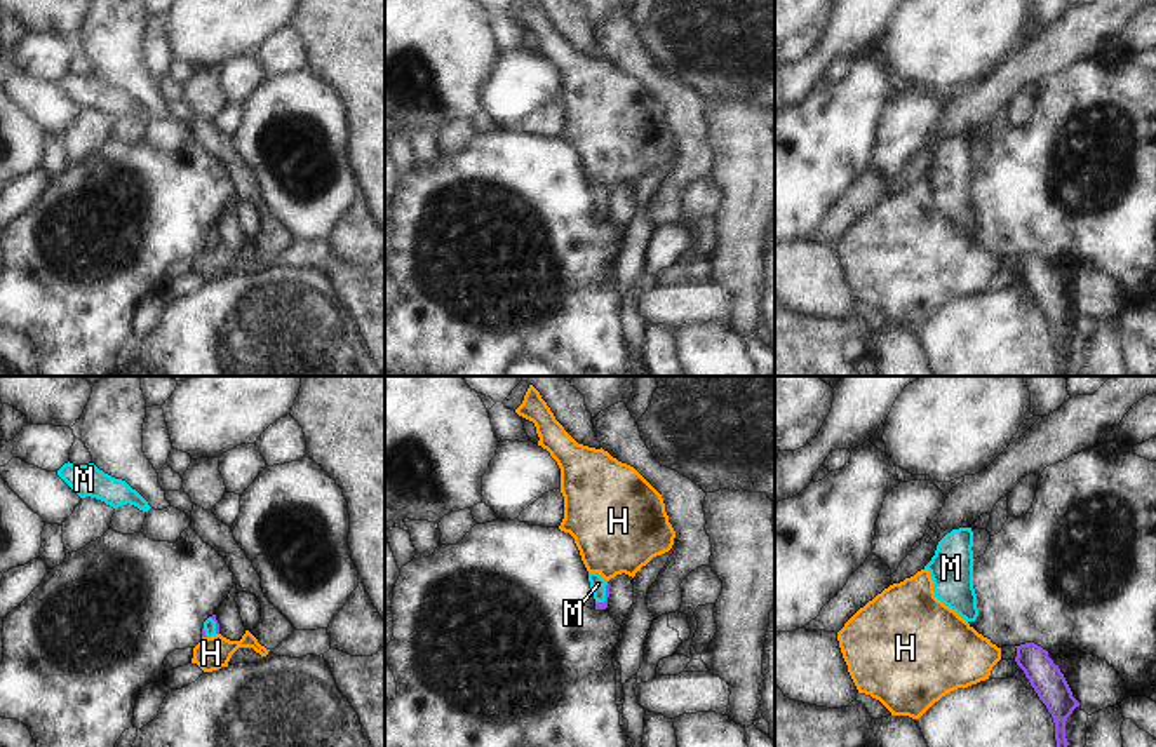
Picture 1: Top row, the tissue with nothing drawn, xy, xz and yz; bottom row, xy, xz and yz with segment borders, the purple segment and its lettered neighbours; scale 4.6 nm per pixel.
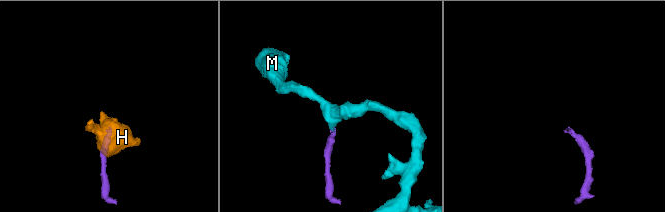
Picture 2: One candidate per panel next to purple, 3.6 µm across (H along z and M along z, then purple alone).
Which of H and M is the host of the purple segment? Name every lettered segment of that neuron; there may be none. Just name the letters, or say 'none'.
M.

